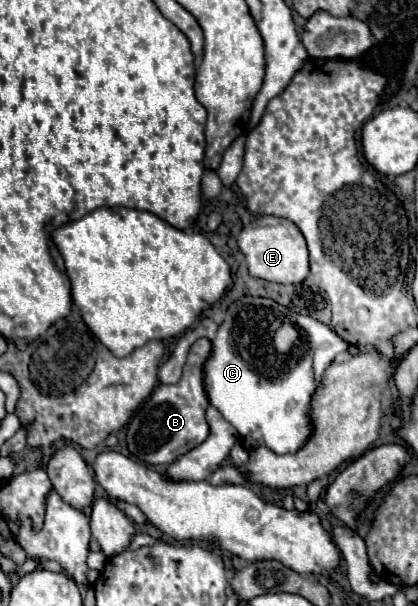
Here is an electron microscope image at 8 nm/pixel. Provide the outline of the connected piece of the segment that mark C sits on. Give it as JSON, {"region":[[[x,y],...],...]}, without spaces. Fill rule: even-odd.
{"region":[[[246,296],[244,300],[238,300],[228,306],[226,318],[220,324],[216,338],[212,340],[212,356],[208,358],[204,366],[204,388],[210,398],[210,404],[220,410],[220,414],[238,430],[242,440],[250,446],[268,446],[276,454],[292,454],[304,448],[304,440],[312,436],[312,420],[308,420],[308,404],[312,404],[312,392],[316,392],[316,374],[312,366],[312,356],[314,350],[326,344],[330,338],[334,340],[334,332],[314,320],[312,316],[302,316],[296,314],[284,306],[280,306],[274,300],[264,300],[264,298],[254,298]],[[276,318],[278,326],[288,320],[292,326],[298,328],[300,338],[298,338],[298,354],[280,354],[272,346],[272,336],[276,332]]]}

